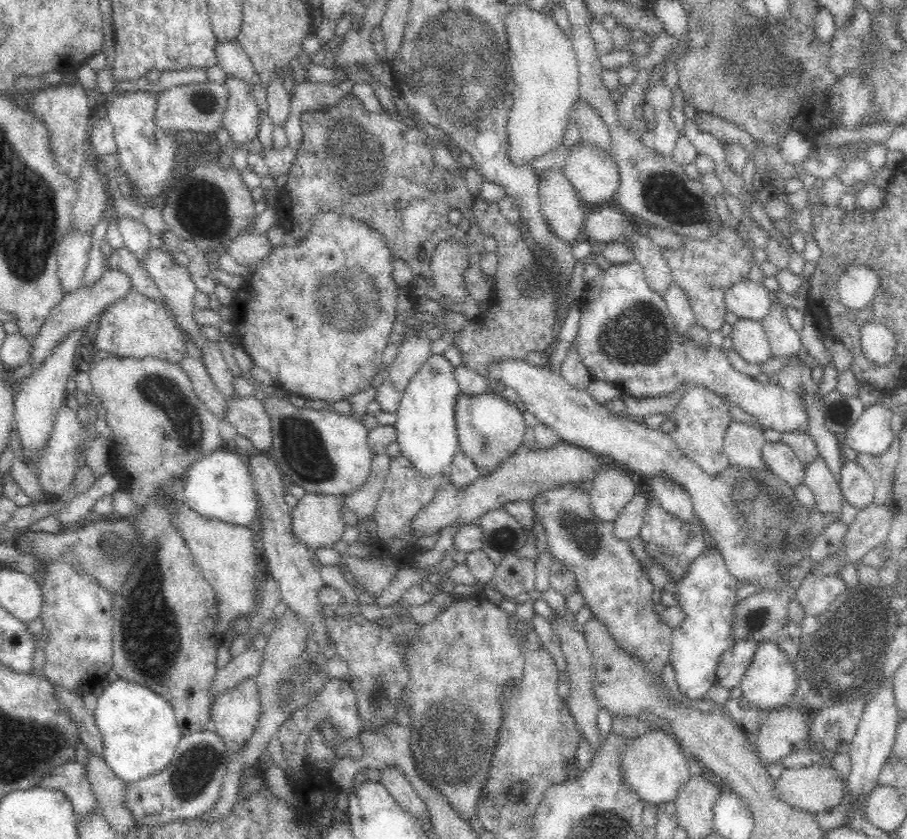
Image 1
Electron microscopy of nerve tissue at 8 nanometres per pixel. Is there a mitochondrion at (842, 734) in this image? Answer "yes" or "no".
no

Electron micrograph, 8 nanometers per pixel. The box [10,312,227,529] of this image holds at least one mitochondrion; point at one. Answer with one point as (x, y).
(158, 390)

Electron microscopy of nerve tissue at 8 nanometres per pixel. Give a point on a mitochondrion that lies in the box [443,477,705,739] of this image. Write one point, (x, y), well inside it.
(581, 531)

